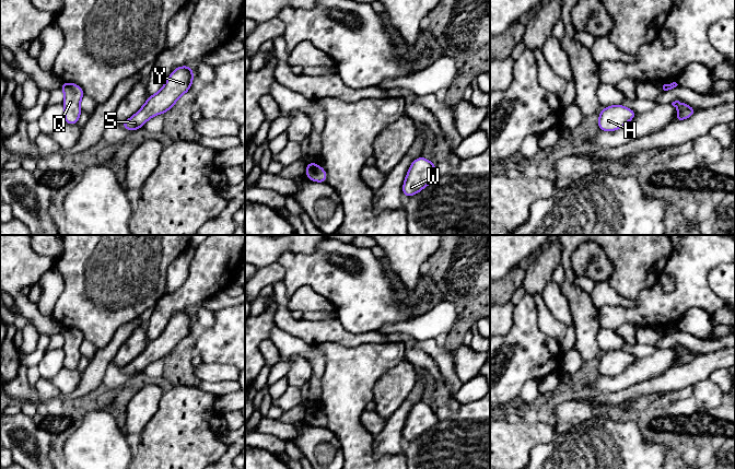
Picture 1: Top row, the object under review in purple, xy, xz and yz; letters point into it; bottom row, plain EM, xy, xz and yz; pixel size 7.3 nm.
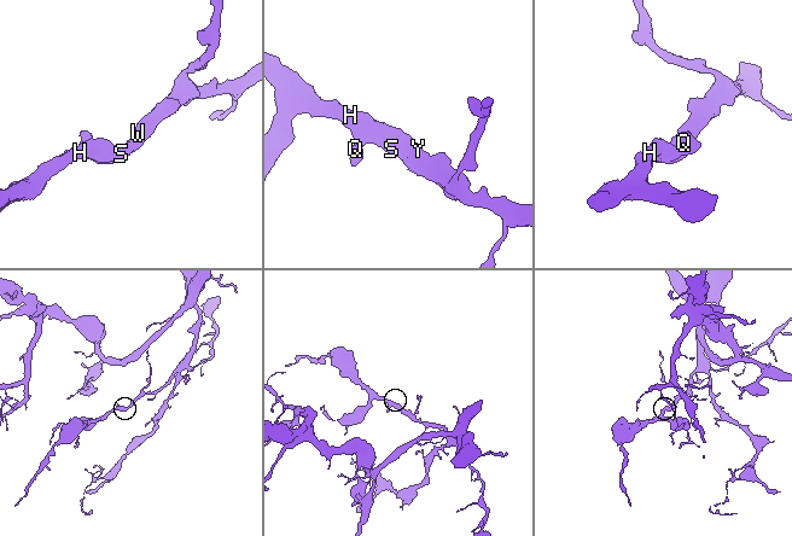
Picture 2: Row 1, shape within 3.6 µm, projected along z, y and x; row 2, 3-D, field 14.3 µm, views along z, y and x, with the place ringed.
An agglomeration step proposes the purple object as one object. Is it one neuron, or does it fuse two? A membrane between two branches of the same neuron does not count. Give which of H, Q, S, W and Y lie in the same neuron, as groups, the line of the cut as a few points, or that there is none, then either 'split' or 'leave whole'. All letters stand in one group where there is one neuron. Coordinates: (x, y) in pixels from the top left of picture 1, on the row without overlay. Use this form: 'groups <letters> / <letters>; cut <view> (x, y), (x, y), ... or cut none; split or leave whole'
groups H Q S W Y; cut none; leave whole

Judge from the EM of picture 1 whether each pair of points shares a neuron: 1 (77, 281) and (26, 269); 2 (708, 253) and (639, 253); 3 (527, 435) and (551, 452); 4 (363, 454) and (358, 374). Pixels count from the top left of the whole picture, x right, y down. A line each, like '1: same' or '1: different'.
1: different
2: different
3: different
4: same

